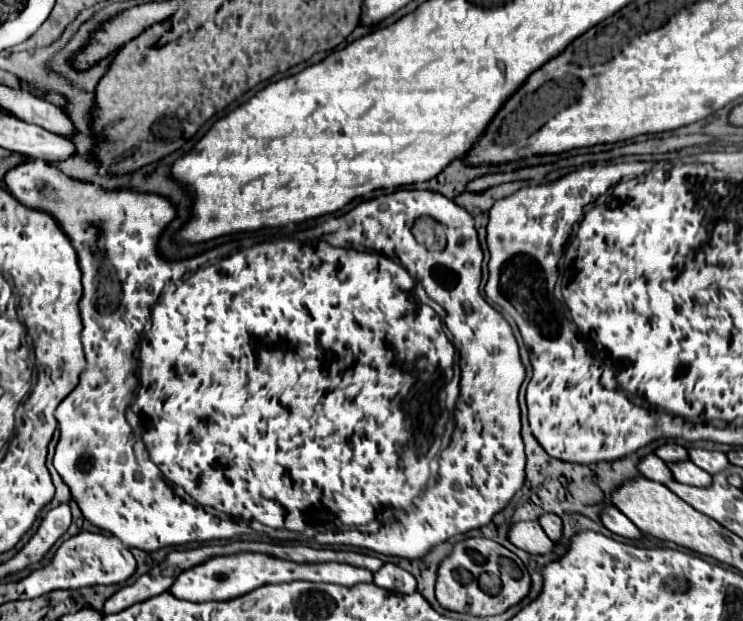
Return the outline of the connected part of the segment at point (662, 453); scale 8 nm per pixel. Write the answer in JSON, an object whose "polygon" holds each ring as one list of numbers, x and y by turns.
{"polygon":[[663,444,663,446,659,446,657,450,655,450,655,454,663,460,663,462,671,462,671,464,675,464,675,462,685,462,685,460,689,460,689,456,687,456,687,448,683,448,683,446,679,446,679,444]]}

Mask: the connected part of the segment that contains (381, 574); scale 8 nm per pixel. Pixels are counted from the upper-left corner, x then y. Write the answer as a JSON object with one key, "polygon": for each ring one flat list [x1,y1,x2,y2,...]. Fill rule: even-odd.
{"polygon":[[383,564,375,574,373,582,379,584,379,588,387,588,389,592,403,592,403,594,413,594,417,590,415,578,405,572,403,568,395,564]]}

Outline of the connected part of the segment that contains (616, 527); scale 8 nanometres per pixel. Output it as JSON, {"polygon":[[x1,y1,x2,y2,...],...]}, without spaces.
{"polygon":[[607,506,603,512,601,512,601,522,607,530,619,534,619,536,625,536,625,538,631,538,631,540,639,540,643,538,643,532,625,516,621,514,615,506]]}

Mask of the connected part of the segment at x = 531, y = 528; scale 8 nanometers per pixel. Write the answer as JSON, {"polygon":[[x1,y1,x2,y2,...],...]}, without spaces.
{"polygon":[[517,522,509,530,509,540,517,548,521,548,521,550,533,554,533,556,551,554,555,550,555,542,551,542,547,538,547,534,539,526,539,522]]}

